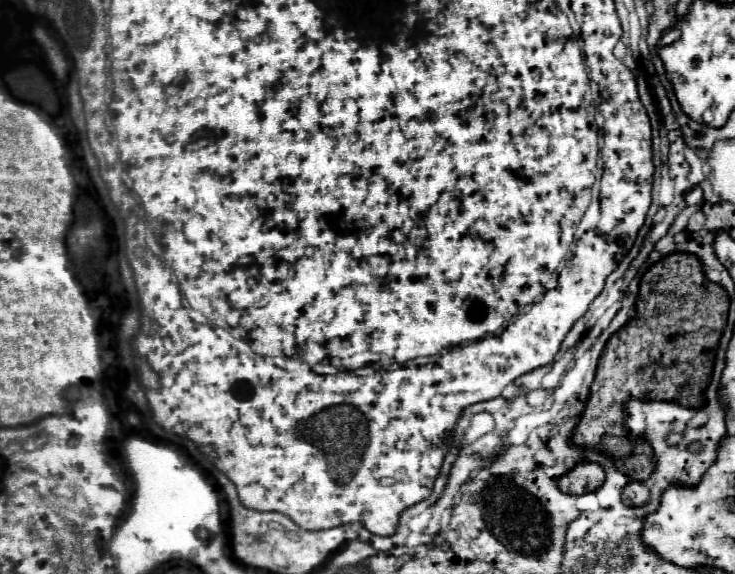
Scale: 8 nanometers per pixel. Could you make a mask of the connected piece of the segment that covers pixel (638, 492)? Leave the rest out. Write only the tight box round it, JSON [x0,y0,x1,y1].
[623,482,649,506]

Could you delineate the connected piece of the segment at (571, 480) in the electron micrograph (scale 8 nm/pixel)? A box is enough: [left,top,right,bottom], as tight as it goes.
[559,460,605,494]

